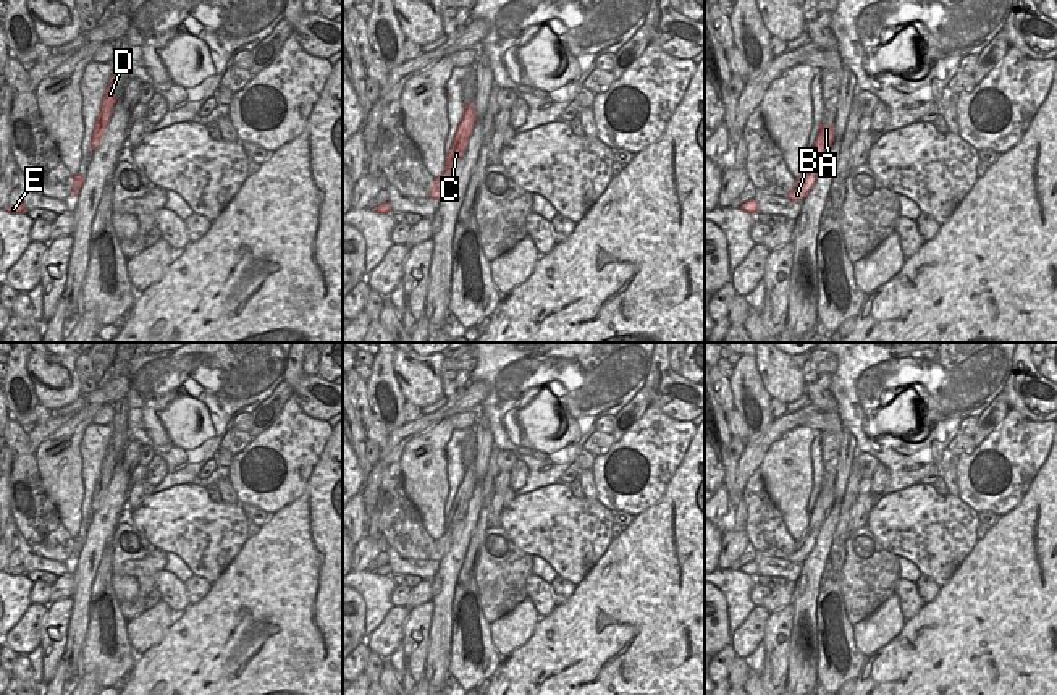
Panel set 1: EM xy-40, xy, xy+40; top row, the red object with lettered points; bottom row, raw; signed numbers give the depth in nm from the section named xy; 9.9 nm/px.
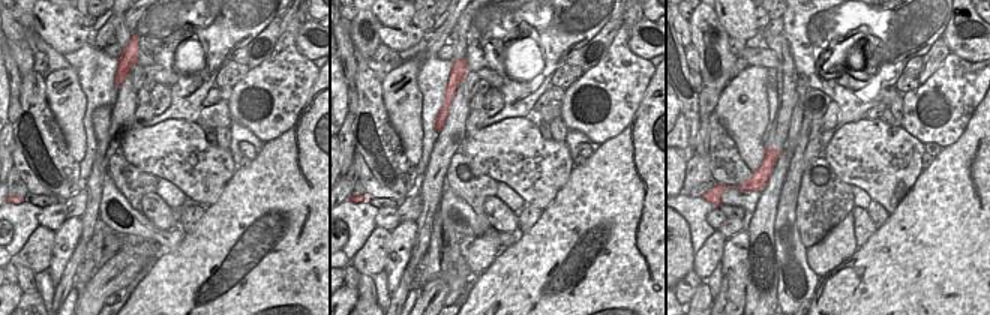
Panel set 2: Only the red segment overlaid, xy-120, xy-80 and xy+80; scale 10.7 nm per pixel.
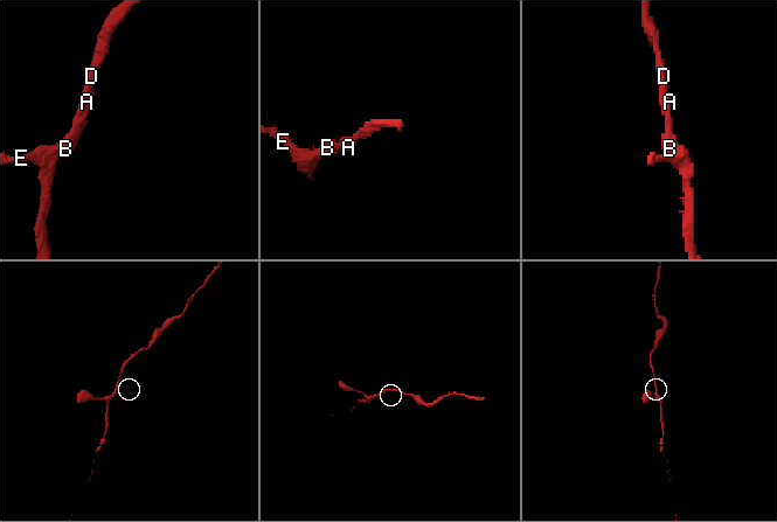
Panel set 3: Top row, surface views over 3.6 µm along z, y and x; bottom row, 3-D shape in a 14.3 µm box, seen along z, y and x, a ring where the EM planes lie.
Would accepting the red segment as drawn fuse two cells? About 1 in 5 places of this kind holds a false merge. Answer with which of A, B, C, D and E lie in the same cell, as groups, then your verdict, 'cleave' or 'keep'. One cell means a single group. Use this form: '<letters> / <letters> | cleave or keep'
A B C D E | keep

